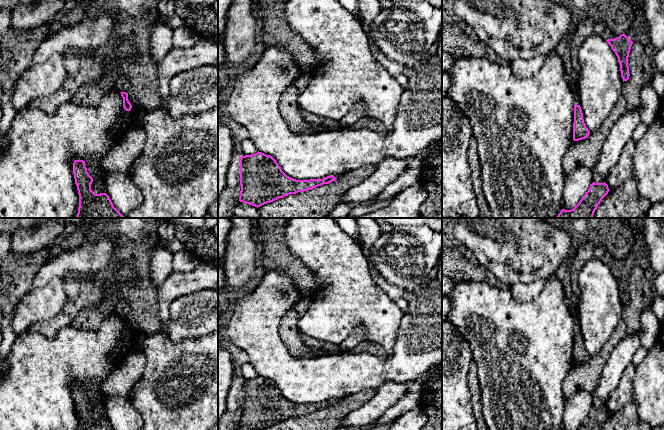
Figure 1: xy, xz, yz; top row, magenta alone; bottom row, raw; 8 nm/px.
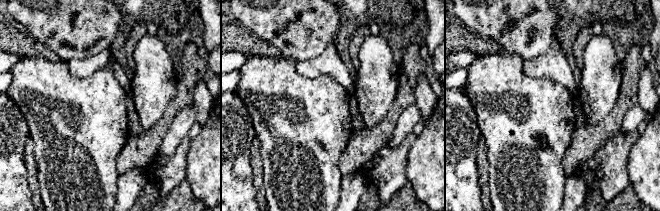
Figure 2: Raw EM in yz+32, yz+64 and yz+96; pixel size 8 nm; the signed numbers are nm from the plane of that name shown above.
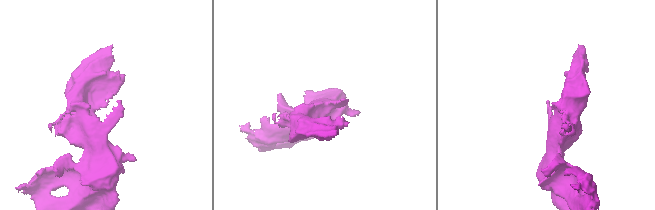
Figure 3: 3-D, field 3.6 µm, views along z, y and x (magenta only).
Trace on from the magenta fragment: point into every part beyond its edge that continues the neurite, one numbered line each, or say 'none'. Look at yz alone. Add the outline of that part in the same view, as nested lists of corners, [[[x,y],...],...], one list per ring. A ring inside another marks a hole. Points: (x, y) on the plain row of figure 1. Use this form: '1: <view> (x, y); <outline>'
1: yz (607, 258); [[[605,252],[603,258],[601,259],[605,264],[607,263],[615,263],[619,261],[619,258],[612,256],[610,253]]]

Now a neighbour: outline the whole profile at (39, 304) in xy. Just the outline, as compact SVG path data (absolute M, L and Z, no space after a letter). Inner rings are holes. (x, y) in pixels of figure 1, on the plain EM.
M54 277L41 288L33 288L15 304L12 330L16 336L31 325L54 318L66 302L65 279Z

